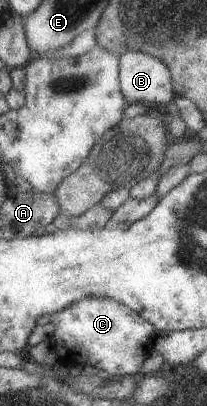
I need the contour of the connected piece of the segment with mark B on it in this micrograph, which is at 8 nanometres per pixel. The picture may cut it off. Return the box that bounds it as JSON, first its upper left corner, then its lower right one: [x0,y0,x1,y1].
[118,51,172,110]

